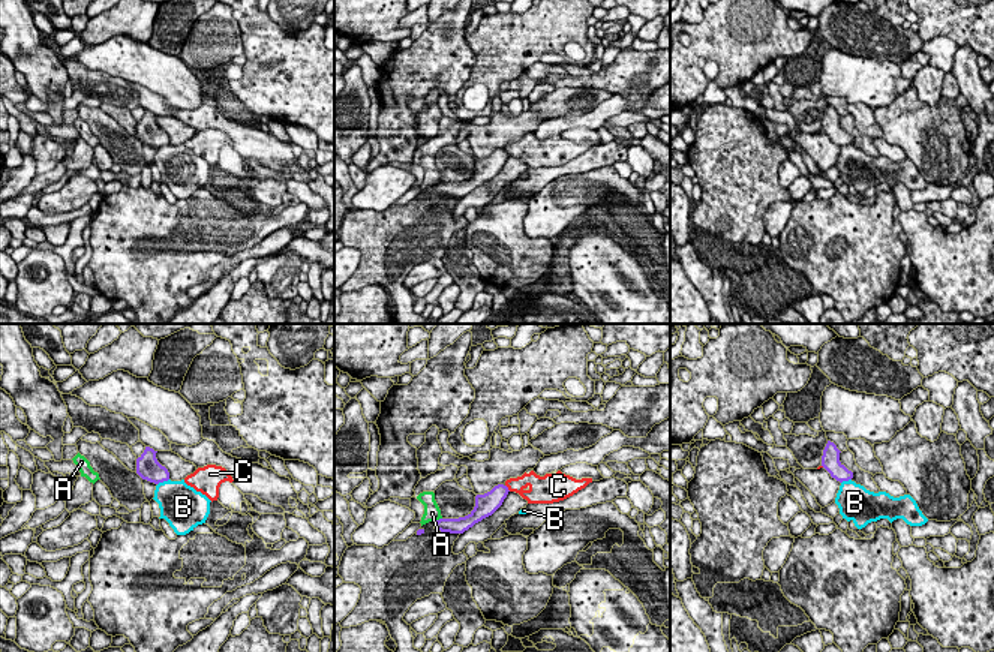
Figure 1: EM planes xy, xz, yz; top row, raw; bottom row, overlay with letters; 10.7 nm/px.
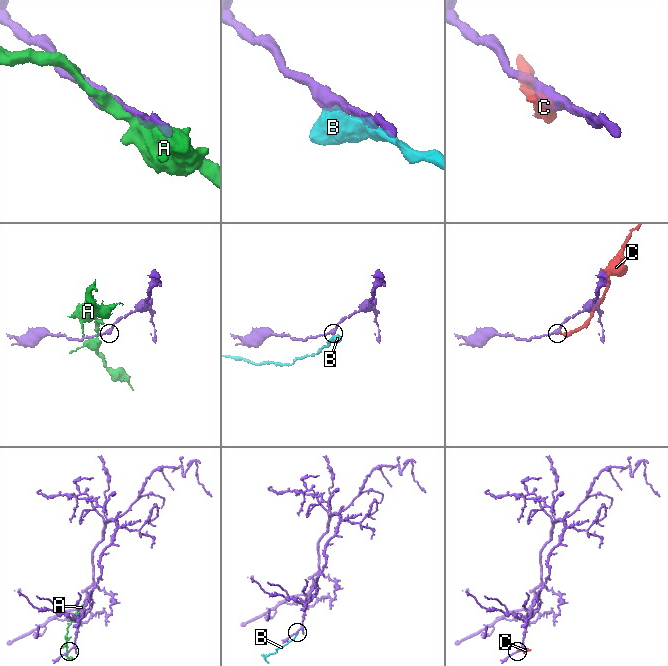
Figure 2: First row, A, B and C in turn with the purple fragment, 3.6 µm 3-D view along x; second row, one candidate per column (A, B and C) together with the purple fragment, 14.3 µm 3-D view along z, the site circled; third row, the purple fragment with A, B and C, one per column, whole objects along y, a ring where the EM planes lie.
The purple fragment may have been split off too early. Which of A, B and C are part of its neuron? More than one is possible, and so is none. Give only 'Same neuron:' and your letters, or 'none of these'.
Same neuron: none of these

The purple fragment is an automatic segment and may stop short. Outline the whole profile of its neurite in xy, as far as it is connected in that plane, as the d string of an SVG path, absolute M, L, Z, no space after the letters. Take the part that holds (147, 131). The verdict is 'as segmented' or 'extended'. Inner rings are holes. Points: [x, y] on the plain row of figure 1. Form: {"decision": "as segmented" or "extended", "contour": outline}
{"decision": "as segmented", "contour": "M145 111L144 117L136 123L136 138L150 147L159 148L169 144L169 136L162 130L153 112Z"}

